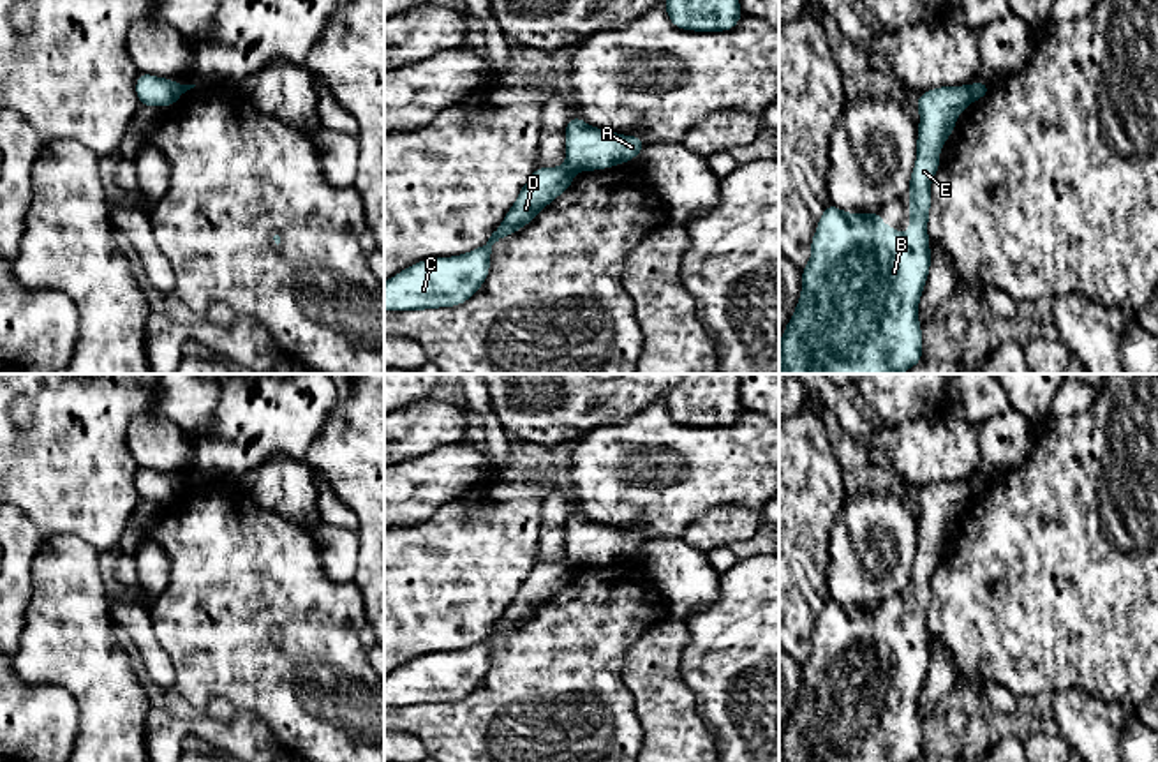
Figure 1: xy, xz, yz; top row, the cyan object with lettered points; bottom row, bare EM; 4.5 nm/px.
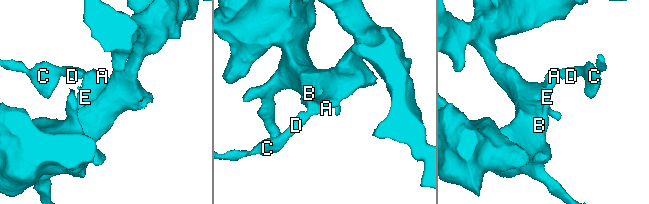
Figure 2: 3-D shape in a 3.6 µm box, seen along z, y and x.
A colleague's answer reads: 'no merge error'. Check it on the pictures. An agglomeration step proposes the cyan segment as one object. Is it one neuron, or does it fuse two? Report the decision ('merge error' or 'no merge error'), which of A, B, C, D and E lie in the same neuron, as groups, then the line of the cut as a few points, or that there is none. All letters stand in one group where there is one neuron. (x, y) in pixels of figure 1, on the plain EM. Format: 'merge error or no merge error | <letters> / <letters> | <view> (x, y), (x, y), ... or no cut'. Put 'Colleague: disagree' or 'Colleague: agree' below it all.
merge error | A B E / C D | yz (968, 482), (972, 494)
Colleague: disagree

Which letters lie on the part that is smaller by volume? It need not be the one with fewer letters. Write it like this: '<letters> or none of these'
C, D

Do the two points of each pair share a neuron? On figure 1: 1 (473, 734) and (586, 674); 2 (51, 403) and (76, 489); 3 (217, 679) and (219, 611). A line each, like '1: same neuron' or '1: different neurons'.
1: same neuron
2: same neuron
3: same neuron

